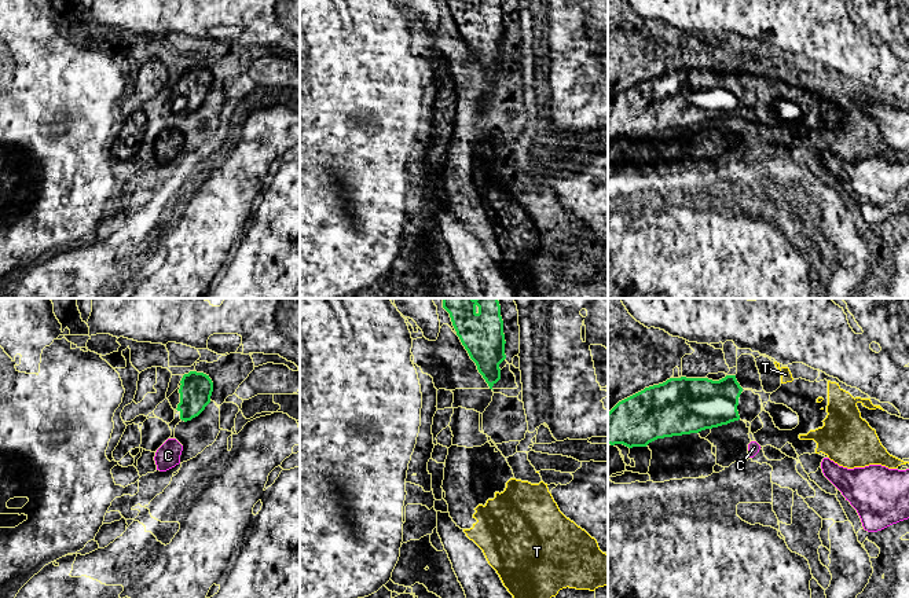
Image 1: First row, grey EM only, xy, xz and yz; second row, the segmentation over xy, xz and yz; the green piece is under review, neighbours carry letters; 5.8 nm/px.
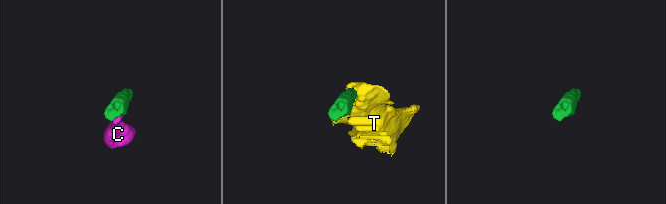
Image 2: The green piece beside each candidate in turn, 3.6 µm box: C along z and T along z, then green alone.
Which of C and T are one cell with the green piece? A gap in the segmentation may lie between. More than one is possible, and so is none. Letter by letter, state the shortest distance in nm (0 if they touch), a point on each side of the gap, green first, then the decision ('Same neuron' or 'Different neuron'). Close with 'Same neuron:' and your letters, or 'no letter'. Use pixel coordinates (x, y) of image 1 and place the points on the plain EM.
C: Distance 120 nm. Across: xy (184, 113), (175, 131). Different neuron
T: Distance 240 nm. Across: yz (741, 80), (781, 74). Same neuron
Same neuron: T

